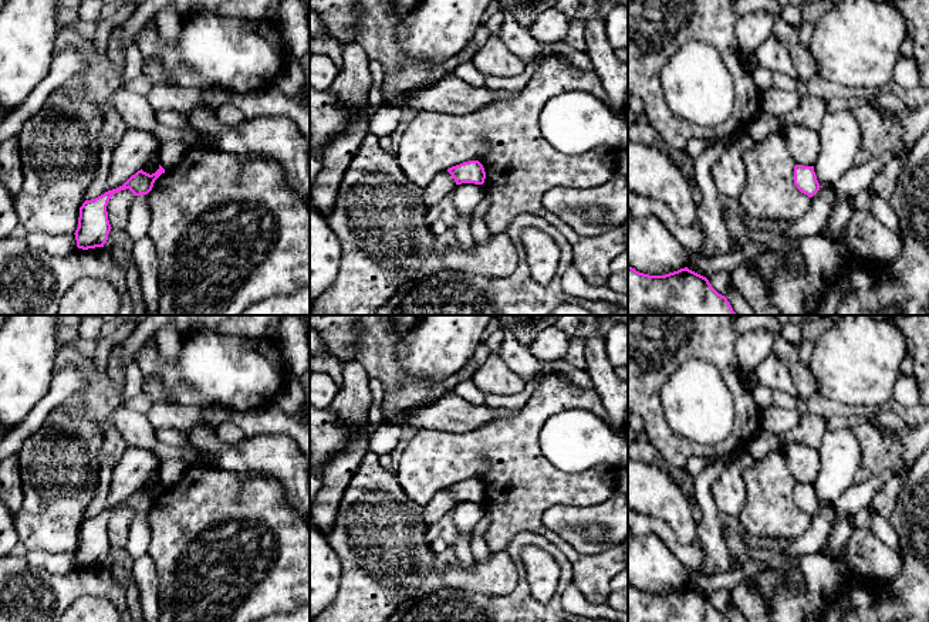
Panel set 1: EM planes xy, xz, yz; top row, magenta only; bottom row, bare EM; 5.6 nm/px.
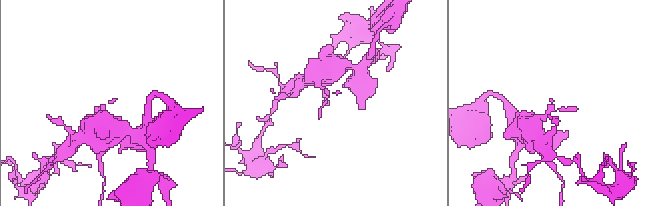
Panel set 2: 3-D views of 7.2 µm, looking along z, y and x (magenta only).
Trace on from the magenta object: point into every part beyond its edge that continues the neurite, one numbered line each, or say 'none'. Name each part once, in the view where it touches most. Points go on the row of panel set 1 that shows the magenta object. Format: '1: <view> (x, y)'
none

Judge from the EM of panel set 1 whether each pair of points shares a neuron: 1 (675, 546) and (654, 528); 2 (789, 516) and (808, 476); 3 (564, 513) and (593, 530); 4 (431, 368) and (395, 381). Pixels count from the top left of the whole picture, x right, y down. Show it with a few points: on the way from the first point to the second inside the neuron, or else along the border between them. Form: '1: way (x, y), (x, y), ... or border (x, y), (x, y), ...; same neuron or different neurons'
1: way (669, 540), (659, 530); same neuron
2: border (781, 452), (796, 482); different neurons
3: way (571, 520), (585, 528); same neuron
4: border (395, 347), (397, 362), (408, 374), (445, 379); different neurons

